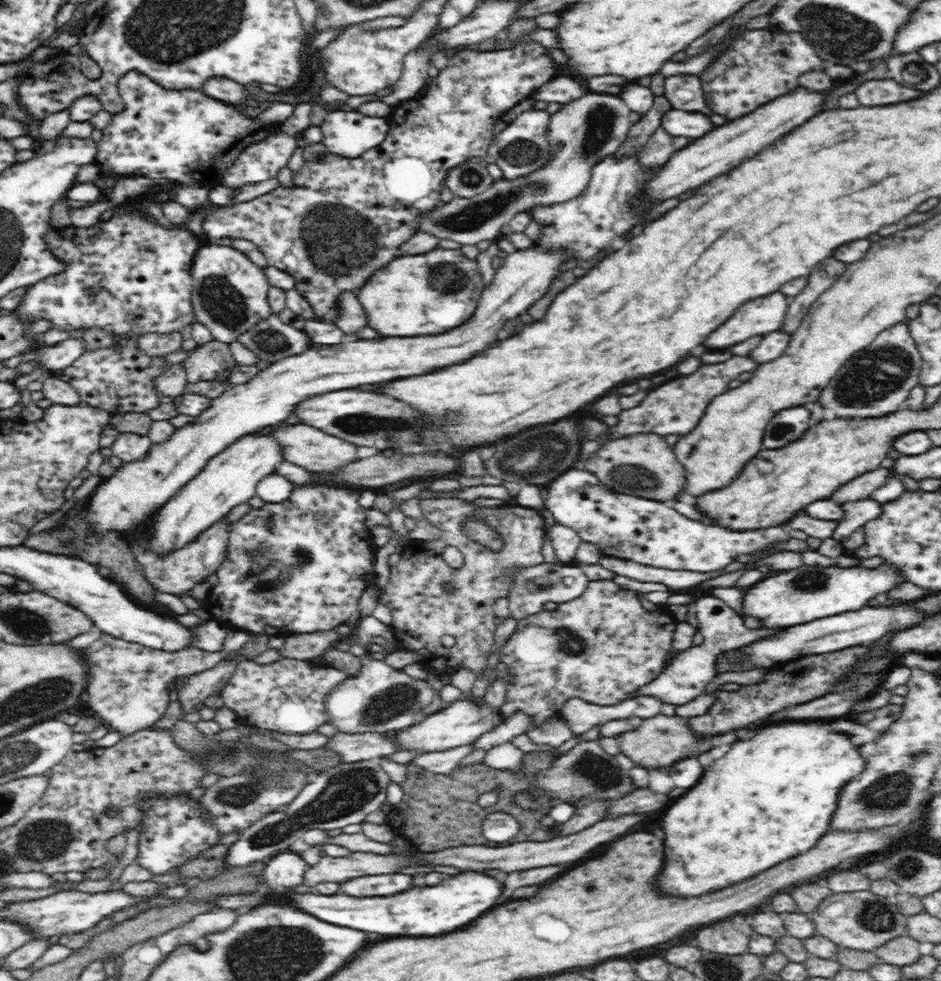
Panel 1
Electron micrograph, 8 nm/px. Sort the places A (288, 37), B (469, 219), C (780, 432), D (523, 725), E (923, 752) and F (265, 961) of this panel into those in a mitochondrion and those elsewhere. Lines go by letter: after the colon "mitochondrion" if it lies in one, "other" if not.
A: other
B: mitochondrion
C: mitochondrion
D: other
E: mitochondrion
F: mitochondrion

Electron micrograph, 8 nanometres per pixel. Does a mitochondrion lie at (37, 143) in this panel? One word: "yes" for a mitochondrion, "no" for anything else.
no

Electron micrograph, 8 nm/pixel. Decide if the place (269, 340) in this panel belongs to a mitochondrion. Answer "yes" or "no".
yes

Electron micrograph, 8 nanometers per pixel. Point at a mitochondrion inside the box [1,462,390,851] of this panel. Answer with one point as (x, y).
(239, 795)

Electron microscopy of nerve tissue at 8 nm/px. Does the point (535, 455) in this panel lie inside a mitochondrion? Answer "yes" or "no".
yes

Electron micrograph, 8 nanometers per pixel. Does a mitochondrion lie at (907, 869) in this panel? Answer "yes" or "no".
yes

